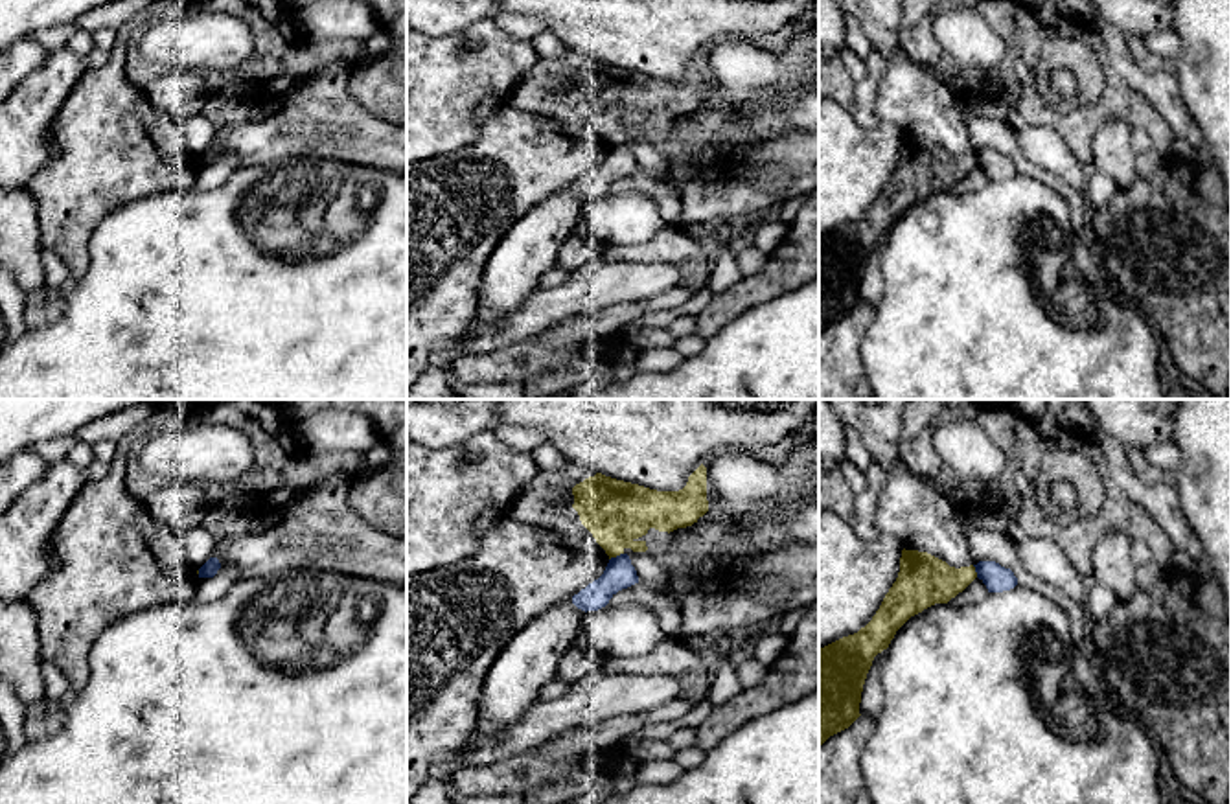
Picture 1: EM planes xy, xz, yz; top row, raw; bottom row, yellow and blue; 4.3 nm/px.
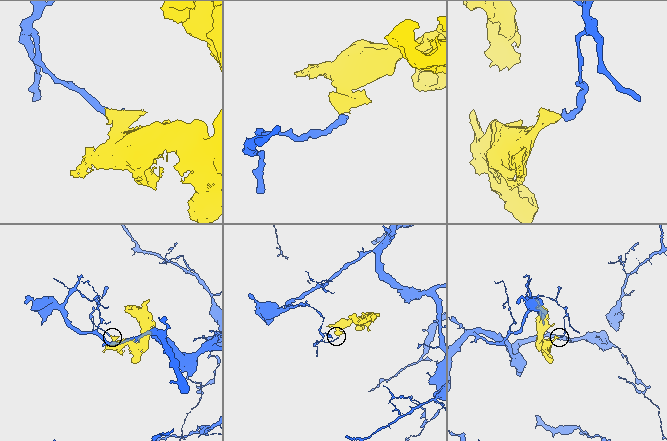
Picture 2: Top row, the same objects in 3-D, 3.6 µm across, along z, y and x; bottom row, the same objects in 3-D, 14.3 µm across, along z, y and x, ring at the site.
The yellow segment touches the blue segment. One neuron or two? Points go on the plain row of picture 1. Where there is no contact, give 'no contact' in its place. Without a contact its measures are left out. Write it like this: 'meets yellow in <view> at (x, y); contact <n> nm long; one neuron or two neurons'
meets yellow in xz at (615, 144); contact 70 nm long; two neurons

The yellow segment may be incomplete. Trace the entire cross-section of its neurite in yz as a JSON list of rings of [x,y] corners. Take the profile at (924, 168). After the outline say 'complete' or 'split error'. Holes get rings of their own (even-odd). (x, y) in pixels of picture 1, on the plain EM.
[[[902,138],[898,166],[872,208],[819,237],[819,335],[861,304],[867,261],[896,219],[924,197],[948,191],[975,166],[973,153],[955,156],[927,140]]]; complete

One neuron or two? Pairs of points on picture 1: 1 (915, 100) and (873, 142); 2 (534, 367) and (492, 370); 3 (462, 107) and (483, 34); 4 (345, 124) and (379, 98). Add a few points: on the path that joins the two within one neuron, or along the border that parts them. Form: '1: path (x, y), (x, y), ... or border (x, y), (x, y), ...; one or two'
1: border (882, 120), (891, 122), (902, 133); two
2: path (523, 367), (503, 367); one
3: path (462, 89), (462, 81), (483, 61), (483, 52); one
4: border (350, 70), (348, 92), (365, 109), (387, 122); two

